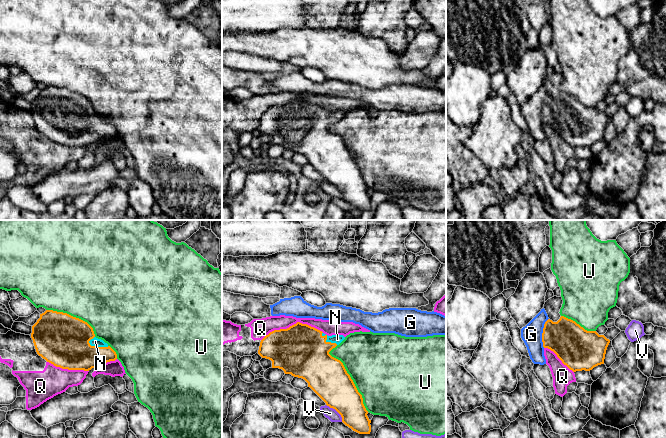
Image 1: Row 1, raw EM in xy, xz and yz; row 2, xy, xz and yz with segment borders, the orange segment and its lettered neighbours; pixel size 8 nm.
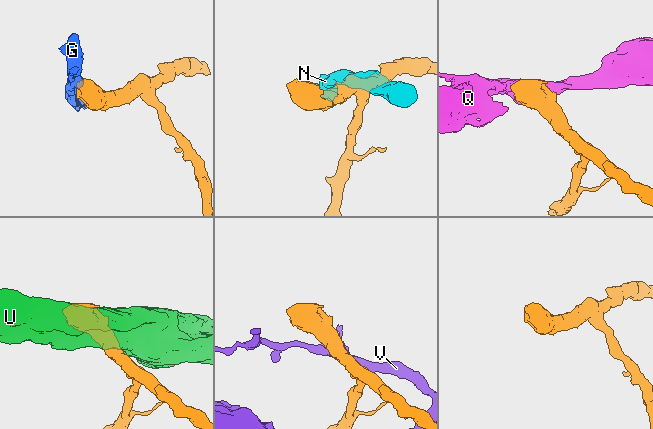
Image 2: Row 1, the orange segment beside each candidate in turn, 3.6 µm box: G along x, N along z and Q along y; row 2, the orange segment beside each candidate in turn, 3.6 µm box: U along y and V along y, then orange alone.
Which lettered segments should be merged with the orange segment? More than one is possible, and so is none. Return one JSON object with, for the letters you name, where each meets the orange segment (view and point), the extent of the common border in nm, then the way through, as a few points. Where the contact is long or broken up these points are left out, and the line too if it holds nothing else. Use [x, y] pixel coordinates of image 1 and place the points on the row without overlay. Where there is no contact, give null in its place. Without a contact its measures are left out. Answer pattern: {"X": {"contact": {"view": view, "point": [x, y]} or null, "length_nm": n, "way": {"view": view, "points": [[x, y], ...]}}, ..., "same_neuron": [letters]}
{"N": {"contact": {"view": "xy", "point": [98, 123]}, "length_nm": 170, "way": {"view": "xy", "points": [[67, 122], [98, 123], [95, 117]]}}, "same_neuron": ["N"]}

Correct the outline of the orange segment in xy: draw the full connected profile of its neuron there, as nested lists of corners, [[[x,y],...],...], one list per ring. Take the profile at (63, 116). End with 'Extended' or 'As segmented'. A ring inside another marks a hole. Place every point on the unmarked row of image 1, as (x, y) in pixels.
[[[63,88],[40,90],[31,114],[37,130],[62,145],[89,147],[117,135],[116,128],[95,113],[87,98]]]. Extended

